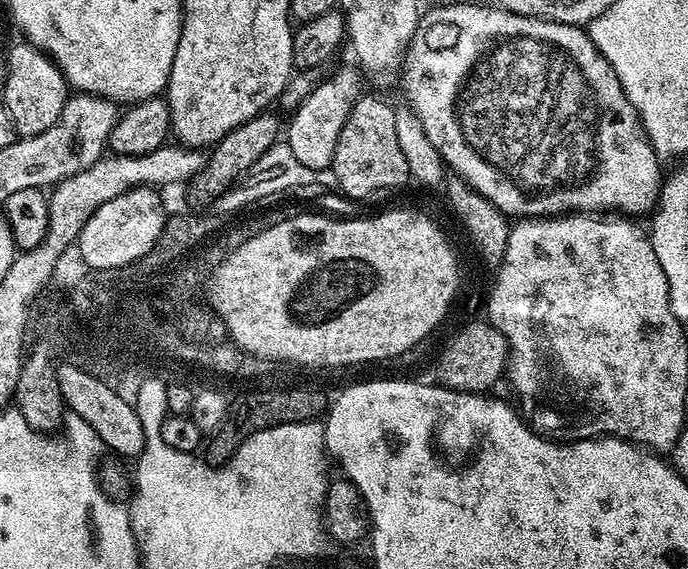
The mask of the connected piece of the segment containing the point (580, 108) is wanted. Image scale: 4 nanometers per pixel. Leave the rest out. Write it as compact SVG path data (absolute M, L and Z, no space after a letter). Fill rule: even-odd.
M482 2L448 4L445 8L434 9L429 16L427 13L426 19L417 28L412 45L408 48L407 68L404 82L410 96L409 103L422 118L426 138L434 142L434 150L440 152L445 165L463 177L505 216L539 218L568 214L573 210L580 214L592 214L600 210L596 208L617 208L620 211L617 213L620 214L644 211L647 213L655 205L658 199L658 181L661 179L661 161L649 144L644 134L644 125L640 123L634 106L626 98L614 70L594 46L583 27L575 24L556 24L553 20L539 20L533 16L519 16L501 8L488 8Z

